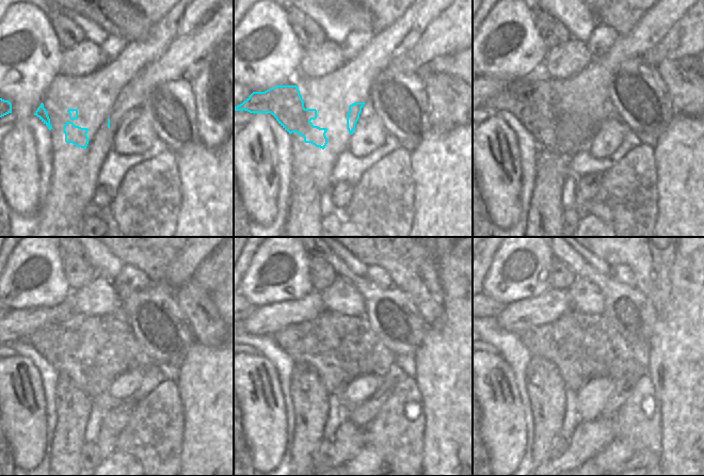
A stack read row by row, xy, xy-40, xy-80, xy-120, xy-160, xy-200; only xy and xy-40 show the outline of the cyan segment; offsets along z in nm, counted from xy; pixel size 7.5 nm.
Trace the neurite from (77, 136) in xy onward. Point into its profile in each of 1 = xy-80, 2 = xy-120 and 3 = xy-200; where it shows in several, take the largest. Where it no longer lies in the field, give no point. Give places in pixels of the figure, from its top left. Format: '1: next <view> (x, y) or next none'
1: next xy-80 (533, 106)
2: next xy-120 (81, 347)
3: next xy-200 (582, 346)

